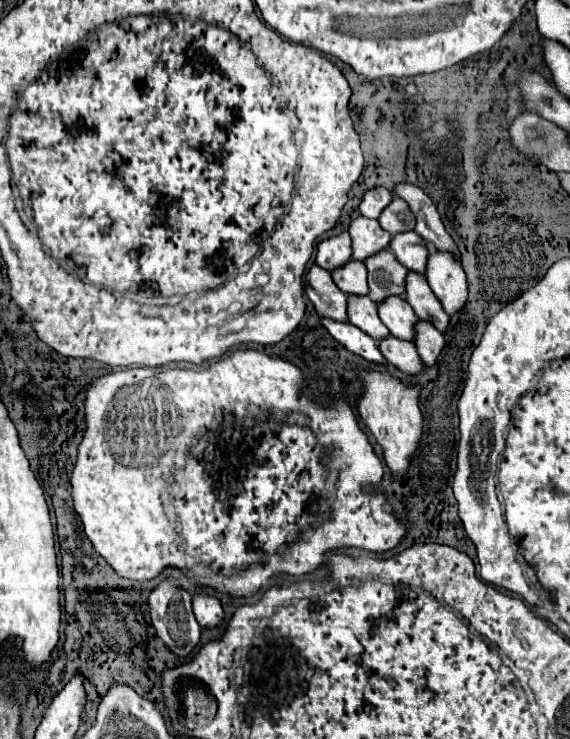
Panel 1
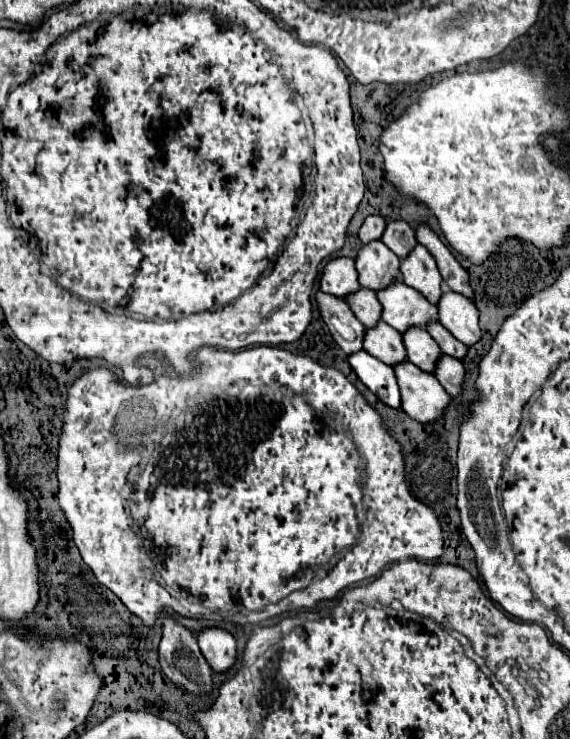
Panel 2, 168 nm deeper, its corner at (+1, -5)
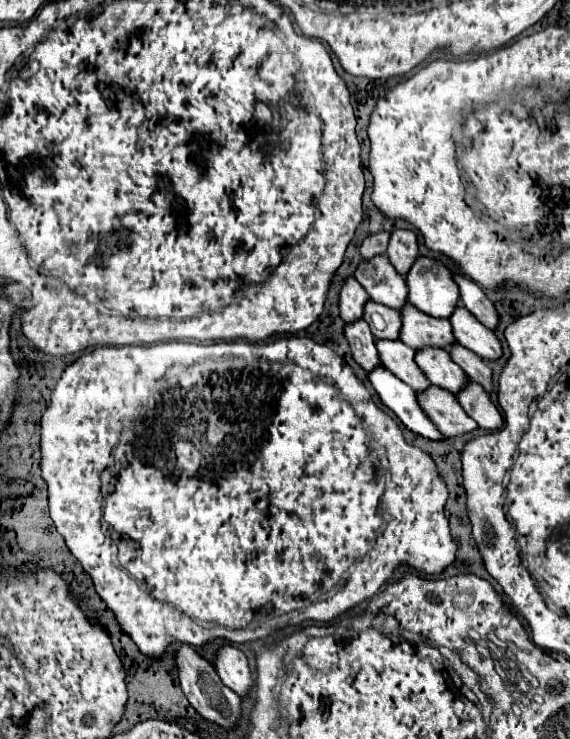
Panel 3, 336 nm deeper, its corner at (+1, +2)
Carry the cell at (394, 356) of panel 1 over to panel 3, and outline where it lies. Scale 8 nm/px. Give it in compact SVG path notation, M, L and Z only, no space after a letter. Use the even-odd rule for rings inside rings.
M429 384L427 392L417 392L417 402L427 418L435 424L435 428L447 438L477 428L475 420L471 420L467 412L463 412L463 406L457 402L457 398L443 388L435 388L433 384Z

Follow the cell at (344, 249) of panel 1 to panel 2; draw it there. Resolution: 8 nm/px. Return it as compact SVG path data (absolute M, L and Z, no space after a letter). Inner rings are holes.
M339 257L339 259L329 261L321 277L321 291L343 301L351 293L359 291L355 261L349 257Z

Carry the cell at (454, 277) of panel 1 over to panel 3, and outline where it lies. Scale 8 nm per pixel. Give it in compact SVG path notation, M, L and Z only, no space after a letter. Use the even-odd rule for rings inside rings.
M463 306L455 308L449 322L453 326L455 340L465 348L471 348L483 360L495 360L501 356L501 342L497 336L487 326L479 324L479 320L475 320L475 316L471 316Z

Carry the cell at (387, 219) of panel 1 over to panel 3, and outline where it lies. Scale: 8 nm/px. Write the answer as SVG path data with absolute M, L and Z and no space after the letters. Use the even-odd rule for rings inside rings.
M393 230L387 246L387 256L399 274L407 274L417 258L417 236L411 230Z

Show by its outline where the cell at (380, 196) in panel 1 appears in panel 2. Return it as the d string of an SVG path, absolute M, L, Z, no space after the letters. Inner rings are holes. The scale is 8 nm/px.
M371 215L363 221L363 225L359 229L359 239L361 239L363 245L367 245L371 241L381 239L383 231L385 231L385 219L379 217L379 215Z

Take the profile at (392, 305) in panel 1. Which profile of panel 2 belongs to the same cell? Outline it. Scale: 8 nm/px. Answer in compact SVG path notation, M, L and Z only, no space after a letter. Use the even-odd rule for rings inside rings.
M407 331L407 335L403 335L403 343L407 347L409 363L425 373L435 373L435 365L443 353L427 331Z

